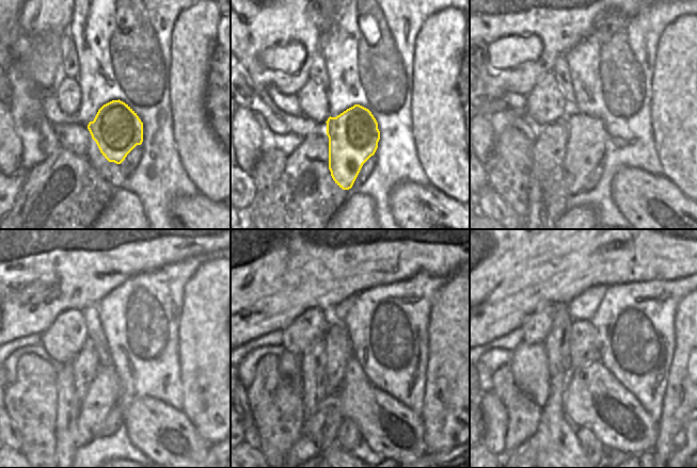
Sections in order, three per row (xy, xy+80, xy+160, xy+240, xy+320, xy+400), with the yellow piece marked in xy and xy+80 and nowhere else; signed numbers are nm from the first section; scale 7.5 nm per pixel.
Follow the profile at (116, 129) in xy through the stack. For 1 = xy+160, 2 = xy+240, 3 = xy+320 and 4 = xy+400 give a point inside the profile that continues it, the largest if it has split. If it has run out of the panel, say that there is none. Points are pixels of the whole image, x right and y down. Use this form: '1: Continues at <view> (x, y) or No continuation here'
1: Continues at xy+160 (587, 135)
2: Continues at xy+240 (105, 391)
3: Continues at xy+320 (320, 430)
4: Continues at xy+400 (531, 446).

